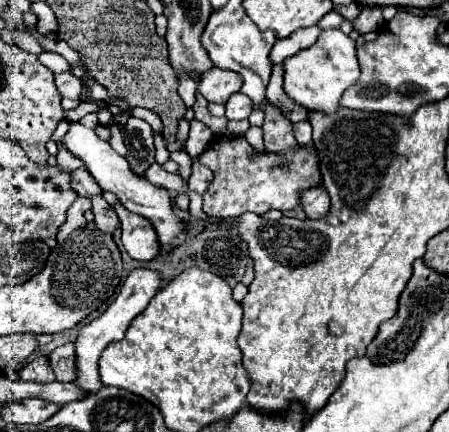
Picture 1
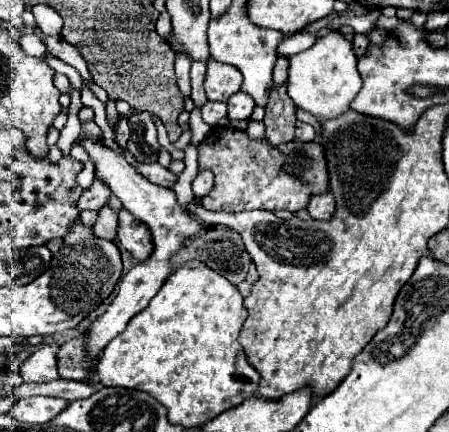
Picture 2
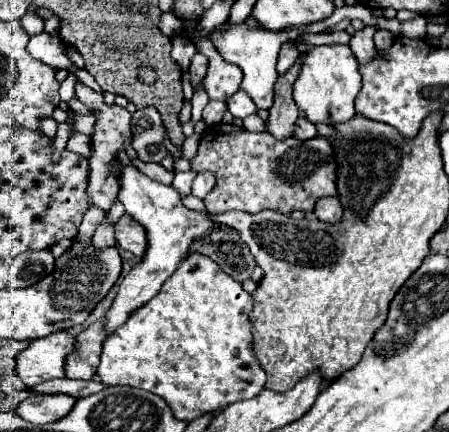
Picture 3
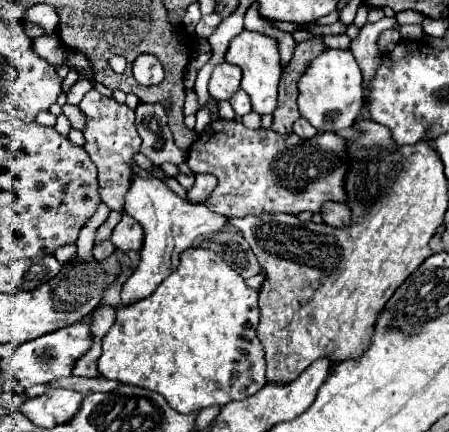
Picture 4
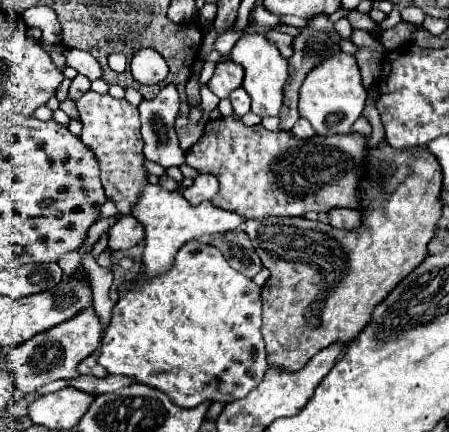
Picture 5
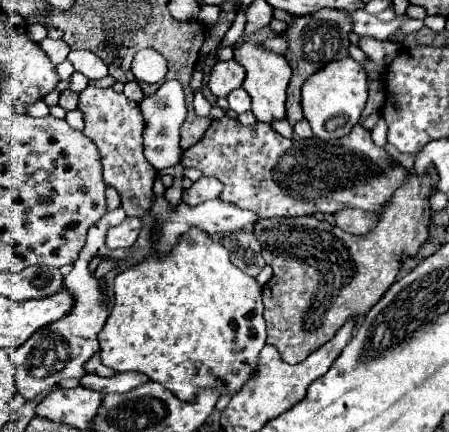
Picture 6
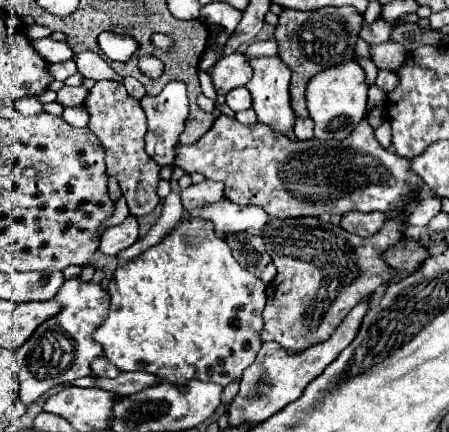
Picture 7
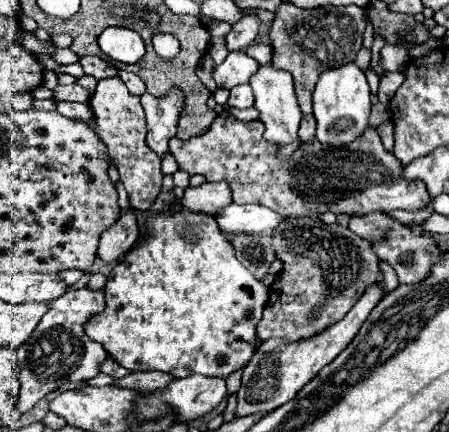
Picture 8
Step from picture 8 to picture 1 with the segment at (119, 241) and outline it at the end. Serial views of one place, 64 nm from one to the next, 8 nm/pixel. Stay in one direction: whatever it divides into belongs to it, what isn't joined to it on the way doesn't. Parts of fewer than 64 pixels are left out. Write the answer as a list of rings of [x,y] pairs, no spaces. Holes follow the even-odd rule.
[[[122,204],[114,206],[118,218],[120,218],[120,228],[122,228],[122,244],[126,252],[134,260],[152,260],[158,256],[158,238],[152,228],[152,224],[132,212],[128,212]]]

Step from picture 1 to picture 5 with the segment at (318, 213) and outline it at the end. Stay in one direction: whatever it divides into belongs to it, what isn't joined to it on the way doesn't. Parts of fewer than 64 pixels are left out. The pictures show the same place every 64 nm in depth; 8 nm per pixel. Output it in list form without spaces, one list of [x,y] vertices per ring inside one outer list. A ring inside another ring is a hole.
[[[334,208],[330,214],[330,224],[340,230],[358,230],[362,224],[362,212],[350,208]]]

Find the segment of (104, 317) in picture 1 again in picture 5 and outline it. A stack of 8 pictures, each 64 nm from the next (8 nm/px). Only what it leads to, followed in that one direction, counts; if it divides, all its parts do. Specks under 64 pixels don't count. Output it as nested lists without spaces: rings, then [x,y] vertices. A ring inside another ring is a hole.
[[[148,186],[142,190],[142,196],[138,204],[132,210],[132,216],[142,222],[146,228],[146,248],[144,248],[144,272],[150,276],[158,276],[166,272],[178,248],[186,244],[192,238],[202,238],[202,236],[212,236],[212,234],[224,234],[230,230],[236,230],[246,222],[244,216],[224,210],[212,202],[204,202],[198,206],[190,206],[188,200],[180,192],[166,192],[162,186]]]

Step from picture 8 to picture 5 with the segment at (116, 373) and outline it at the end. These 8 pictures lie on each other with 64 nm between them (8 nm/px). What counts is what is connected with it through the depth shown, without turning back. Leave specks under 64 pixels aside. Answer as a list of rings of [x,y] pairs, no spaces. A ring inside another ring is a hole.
[[[96,350],[92,356],[88,356],[86,360],[80,362],[80,372],[82,372],[82,374],[90,374],[90,376],[98,376],[98,378],[108,376],[108,370],[100,368],[100,364],[96,362],[96,360],[98,360],[98,354],[100,354],[100,352]]]

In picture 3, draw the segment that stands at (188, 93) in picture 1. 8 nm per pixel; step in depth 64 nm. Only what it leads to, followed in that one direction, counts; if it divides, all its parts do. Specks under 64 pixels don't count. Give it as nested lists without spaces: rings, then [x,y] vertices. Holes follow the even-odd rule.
[[[174,37],[172,38],[172,51],[171,56],[180,64],[182,68],[182,74],[184,74],[190,65],[190,60],[196,53],[195,46],[190,43],[186,42],[181,37]]]

